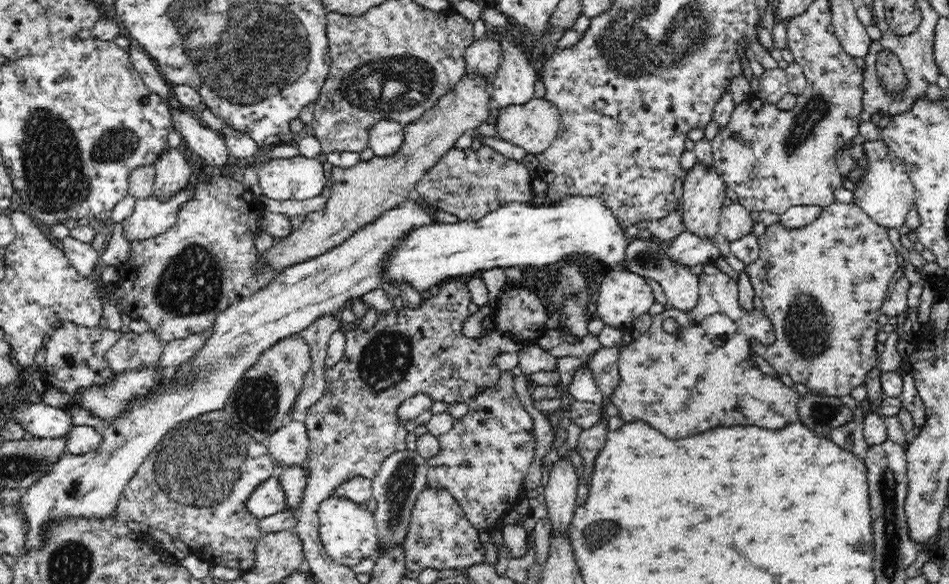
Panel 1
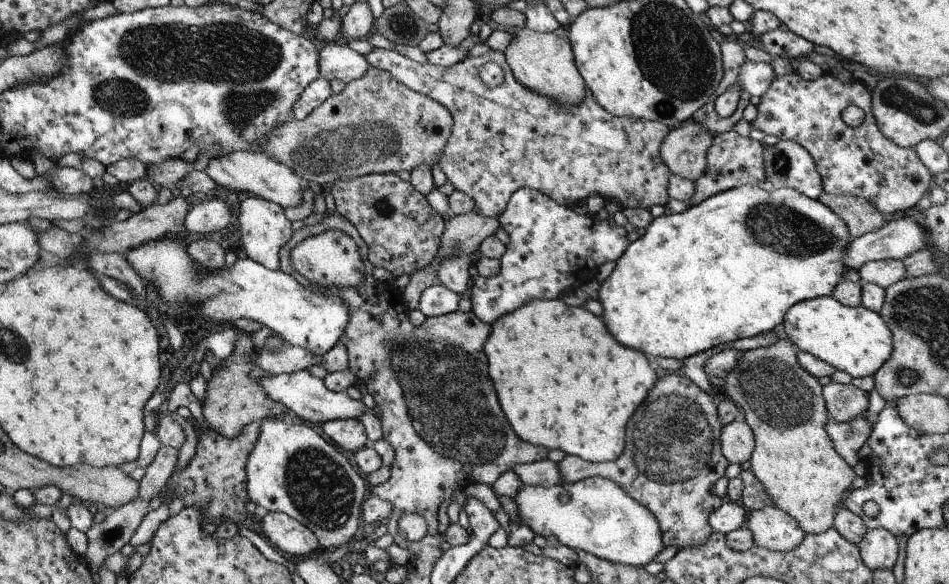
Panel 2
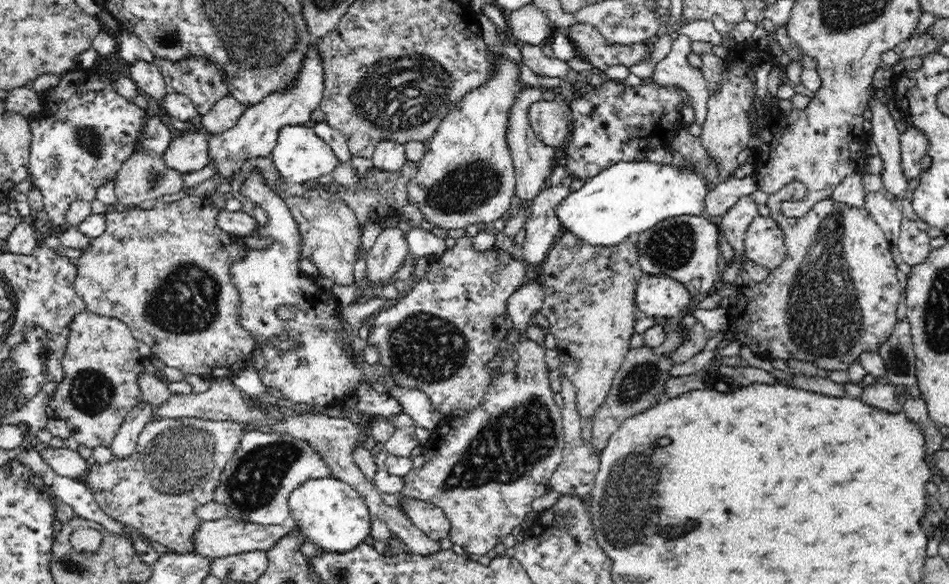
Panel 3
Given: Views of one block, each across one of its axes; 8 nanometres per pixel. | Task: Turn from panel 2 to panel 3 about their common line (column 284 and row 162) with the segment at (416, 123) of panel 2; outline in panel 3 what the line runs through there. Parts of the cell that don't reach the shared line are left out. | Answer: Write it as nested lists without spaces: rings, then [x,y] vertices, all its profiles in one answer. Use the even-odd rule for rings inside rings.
[[[143,149],[122,164],[114,181],[119,208],[138,208],[141,202],[160,200],[161,196],[180,191],[182,189],[183,175],[168,167],[164,163],[162,156]]]

